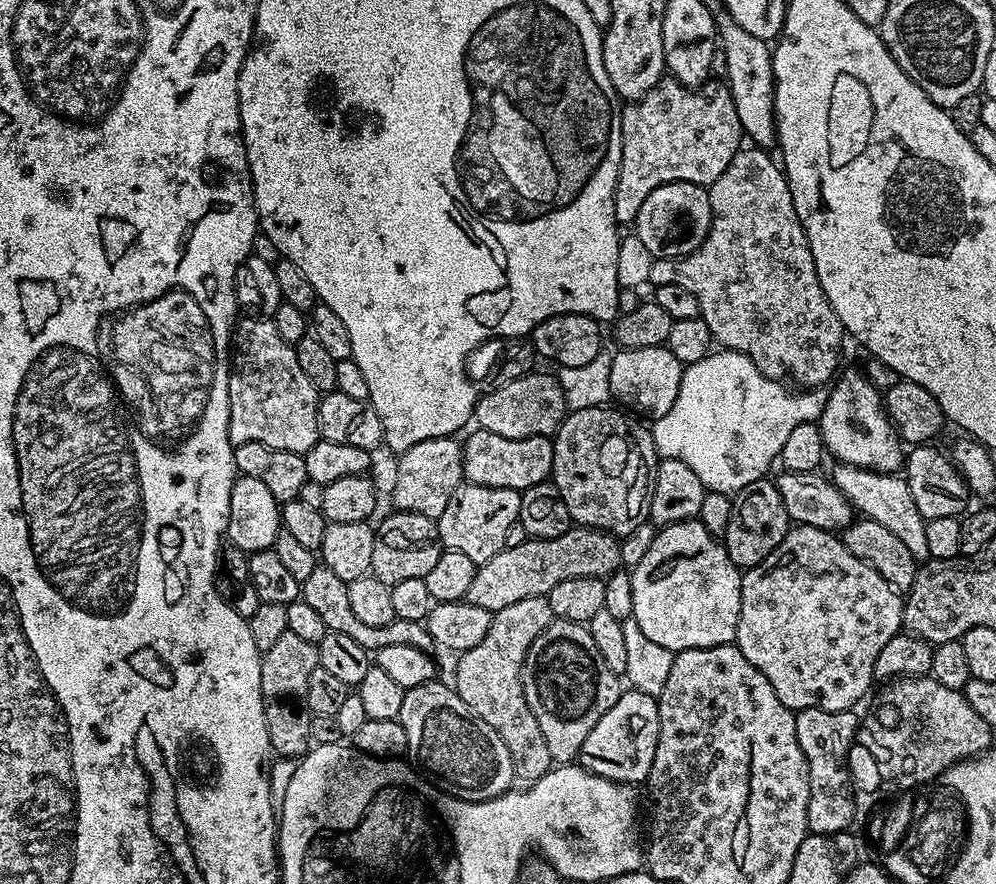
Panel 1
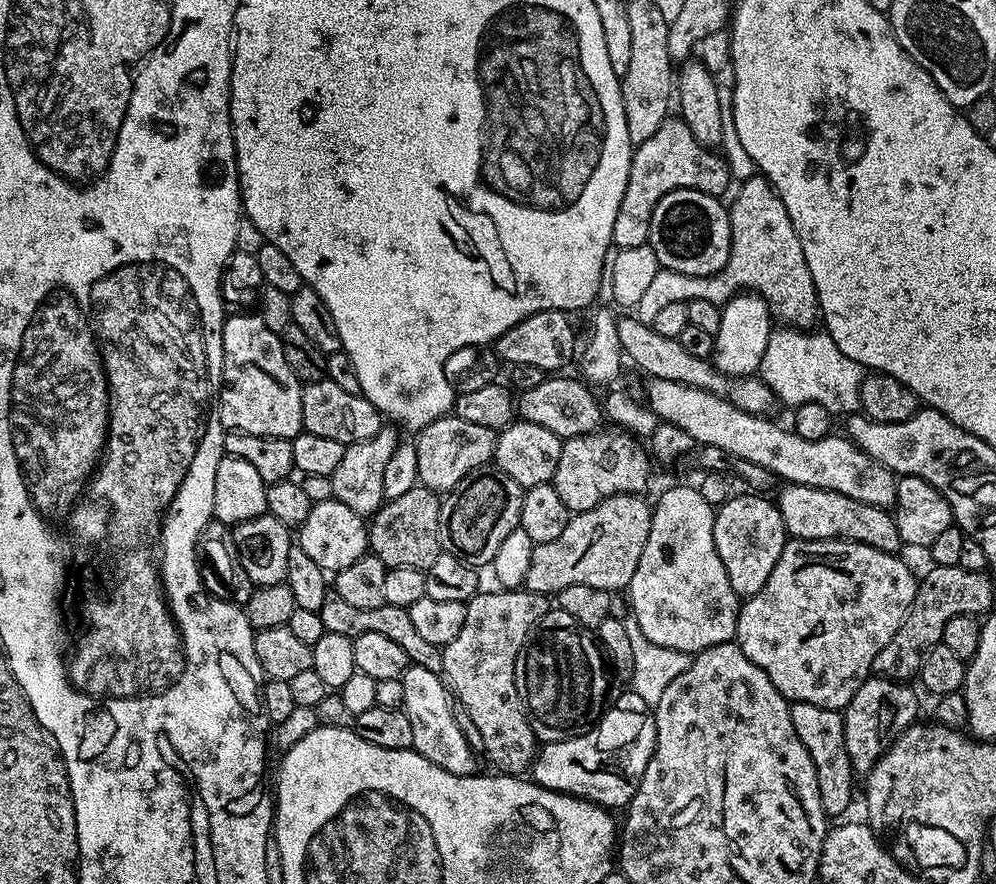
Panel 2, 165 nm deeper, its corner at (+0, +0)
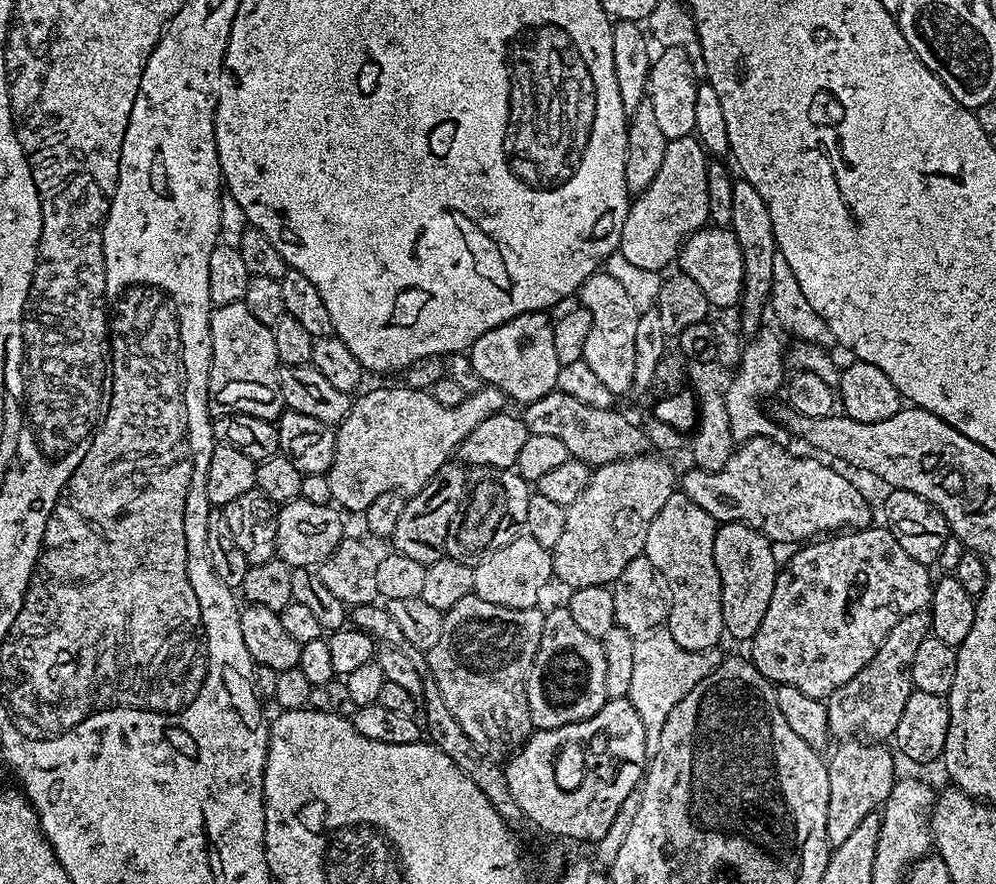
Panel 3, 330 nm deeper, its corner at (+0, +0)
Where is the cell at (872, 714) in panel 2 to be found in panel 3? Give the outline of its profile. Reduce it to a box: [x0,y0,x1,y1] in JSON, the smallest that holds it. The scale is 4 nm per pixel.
[826,738,898,846]

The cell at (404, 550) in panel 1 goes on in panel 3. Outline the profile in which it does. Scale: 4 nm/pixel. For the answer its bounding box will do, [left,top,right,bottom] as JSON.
[390,462,466,566]

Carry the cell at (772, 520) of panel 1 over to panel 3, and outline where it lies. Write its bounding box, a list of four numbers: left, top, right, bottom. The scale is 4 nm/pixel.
[714,524,776,641]

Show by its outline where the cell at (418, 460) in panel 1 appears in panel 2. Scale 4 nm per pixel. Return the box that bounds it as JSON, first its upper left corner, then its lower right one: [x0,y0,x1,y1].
[415,414,497,494]

